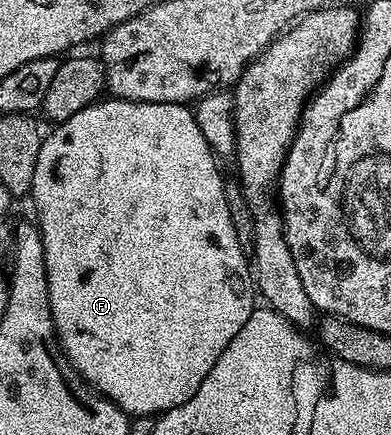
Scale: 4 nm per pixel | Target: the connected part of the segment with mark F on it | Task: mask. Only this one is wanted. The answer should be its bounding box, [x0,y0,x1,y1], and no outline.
[29,99,257,417]

